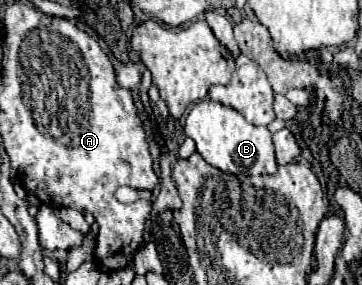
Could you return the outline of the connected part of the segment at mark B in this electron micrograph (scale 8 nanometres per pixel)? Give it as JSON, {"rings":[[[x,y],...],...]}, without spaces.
{"rings":[[[202,100],[196,102],[186,118],[186,136],[190,136],[196,142],[196,150],[200,156],[234,176],[242,174],[274,174],[278,170],[276,158],[274,158],[274,144],[272,144],[272,134],[266,126],[254,126],[244,120],[240,112],[234,108],[228,108],[220,102],[212,100]]]}

